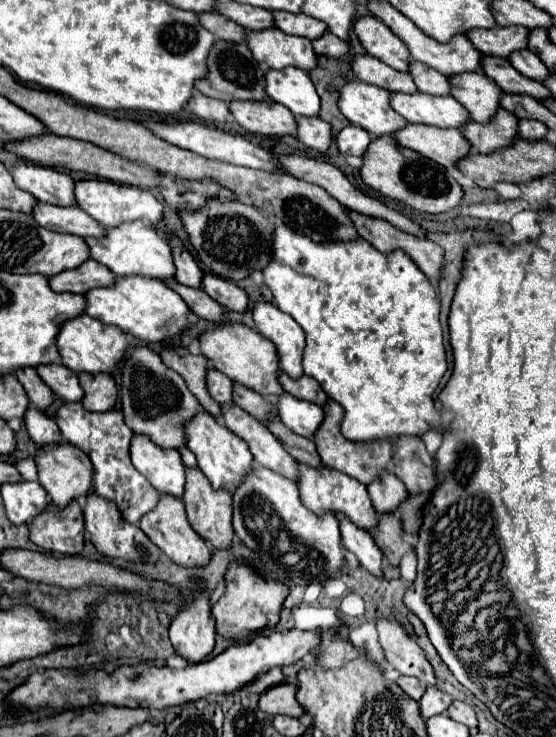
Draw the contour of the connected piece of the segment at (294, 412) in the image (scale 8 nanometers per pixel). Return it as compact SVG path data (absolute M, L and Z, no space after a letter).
M283 393L277 401L281 421L297 435L313 439L315 431L321 427L325 419L325 411L315 403L303 403L293 395Z

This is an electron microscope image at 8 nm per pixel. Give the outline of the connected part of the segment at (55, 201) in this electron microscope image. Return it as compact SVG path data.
M19 163L11 167L11 175L23 191L31 193L43 203L59 207L75 207L75 181L57 169L49 169L33 163Z

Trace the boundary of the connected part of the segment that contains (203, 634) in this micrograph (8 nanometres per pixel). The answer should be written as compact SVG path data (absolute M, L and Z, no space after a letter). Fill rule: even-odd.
M199 595L183 607L169 627L175 653L189 663L203 661L215 645L215 625L209 615L209 597Z

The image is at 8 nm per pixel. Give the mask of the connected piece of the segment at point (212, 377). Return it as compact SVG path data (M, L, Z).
M209 371L207 373L207 387L211 397L221 405L221 407L231 407L233 405L233 383L227 375L219 371Z

